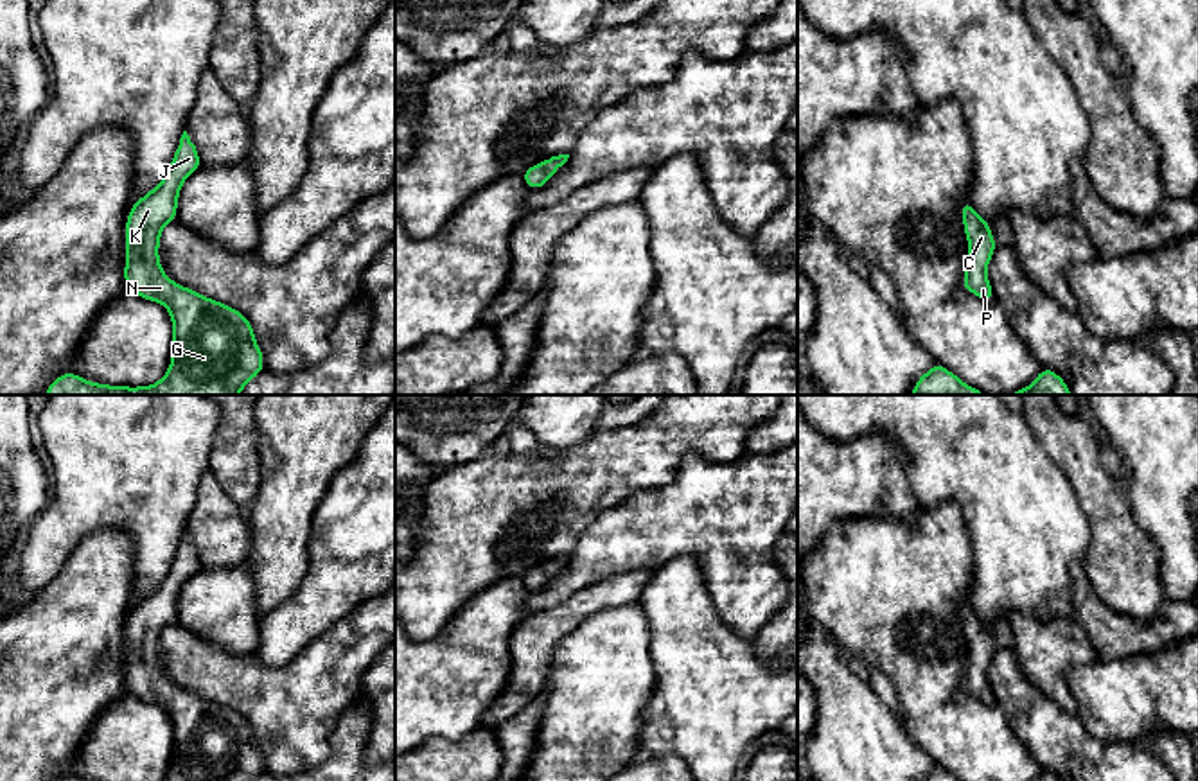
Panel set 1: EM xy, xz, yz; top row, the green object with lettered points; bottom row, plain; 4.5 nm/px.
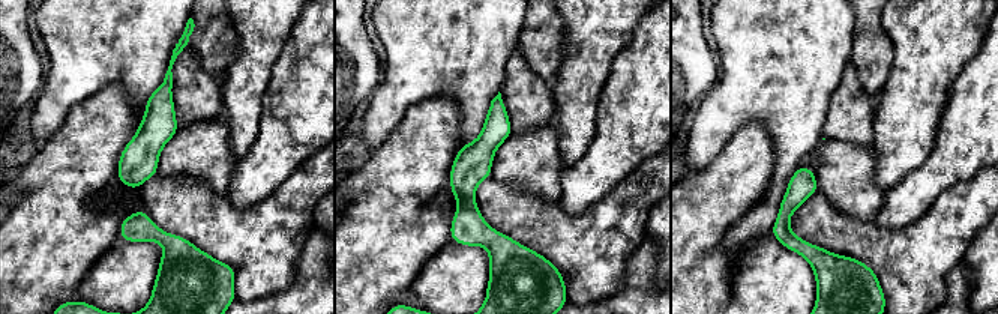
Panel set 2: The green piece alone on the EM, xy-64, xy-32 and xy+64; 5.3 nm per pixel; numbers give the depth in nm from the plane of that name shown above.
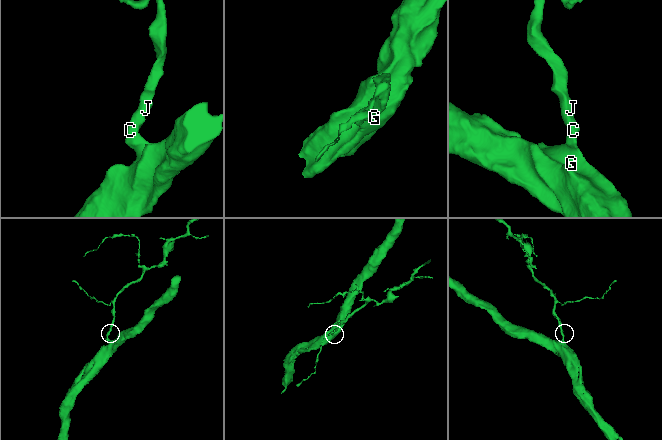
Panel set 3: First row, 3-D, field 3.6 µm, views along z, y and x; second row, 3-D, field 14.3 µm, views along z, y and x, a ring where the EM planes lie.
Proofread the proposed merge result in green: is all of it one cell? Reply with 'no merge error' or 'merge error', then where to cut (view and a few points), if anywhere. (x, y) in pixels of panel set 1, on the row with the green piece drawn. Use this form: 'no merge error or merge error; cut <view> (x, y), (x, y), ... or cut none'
no merge error; cut none

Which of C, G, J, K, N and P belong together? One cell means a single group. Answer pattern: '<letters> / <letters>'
C G J K N P

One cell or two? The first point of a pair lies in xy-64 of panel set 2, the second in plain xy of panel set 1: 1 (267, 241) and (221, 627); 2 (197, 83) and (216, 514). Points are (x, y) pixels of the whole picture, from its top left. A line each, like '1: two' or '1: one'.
1: two
2: one

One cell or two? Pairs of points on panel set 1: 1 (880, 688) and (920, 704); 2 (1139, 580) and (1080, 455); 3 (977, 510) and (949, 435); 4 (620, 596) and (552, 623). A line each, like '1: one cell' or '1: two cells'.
1: two cells
2: one cell
3: one cell
4: one cell

